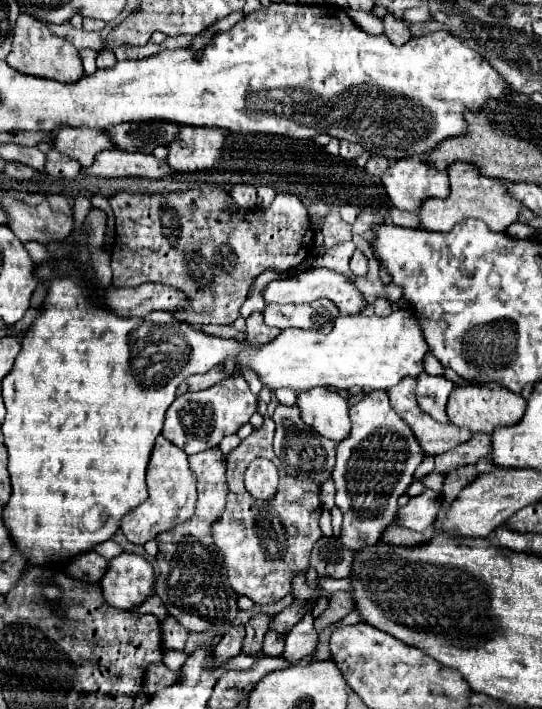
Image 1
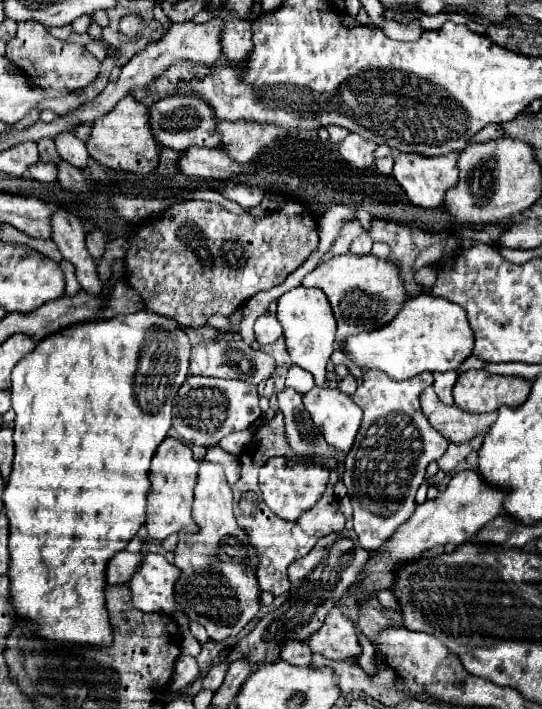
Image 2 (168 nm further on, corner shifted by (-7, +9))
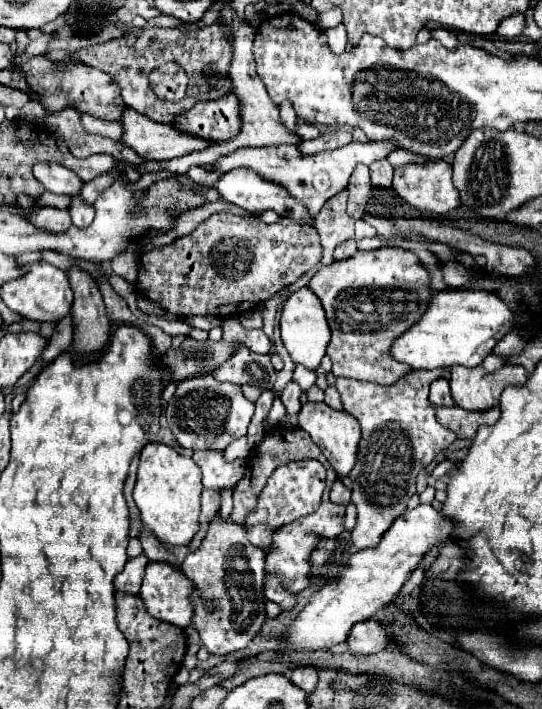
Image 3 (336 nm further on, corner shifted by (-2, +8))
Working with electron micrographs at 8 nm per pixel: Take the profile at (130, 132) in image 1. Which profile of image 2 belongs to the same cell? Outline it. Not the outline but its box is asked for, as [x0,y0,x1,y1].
[150,95,220,151]

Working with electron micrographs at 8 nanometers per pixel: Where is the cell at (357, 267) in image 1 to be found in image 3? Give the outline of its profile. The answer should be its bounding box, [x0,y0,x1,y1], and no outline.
[335,240,357,260]

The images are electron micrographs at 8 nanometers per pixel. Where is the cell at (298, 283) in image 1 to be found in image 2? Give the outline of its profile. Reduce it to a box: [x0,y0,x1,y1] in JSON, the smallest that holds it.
[302,253,408,349]

